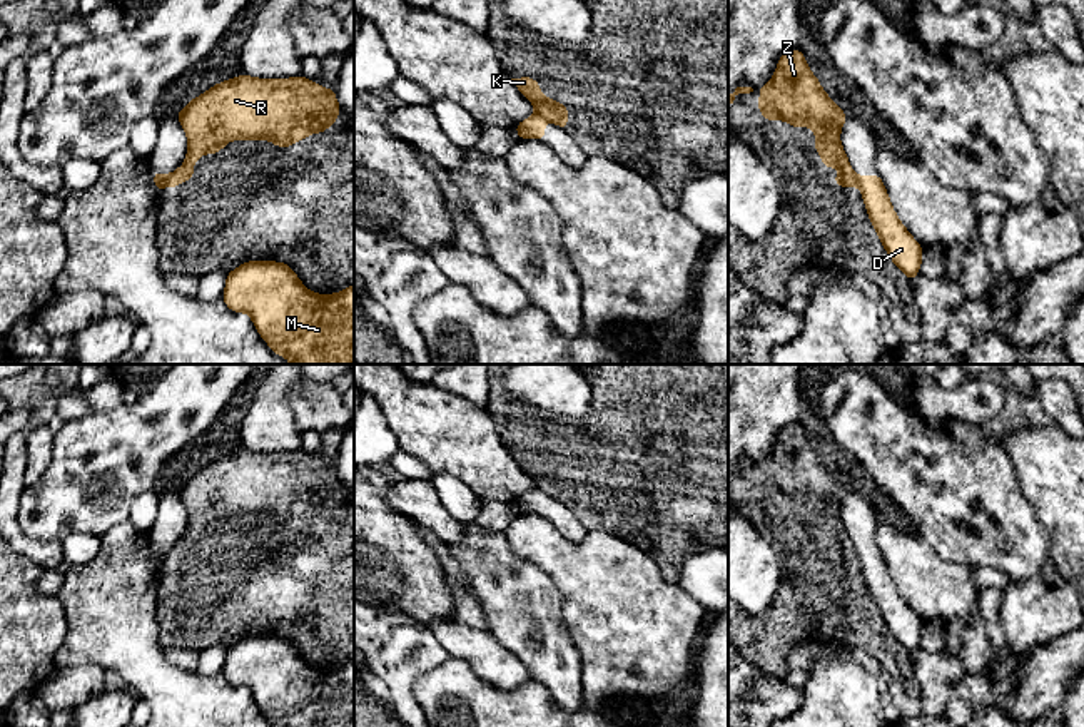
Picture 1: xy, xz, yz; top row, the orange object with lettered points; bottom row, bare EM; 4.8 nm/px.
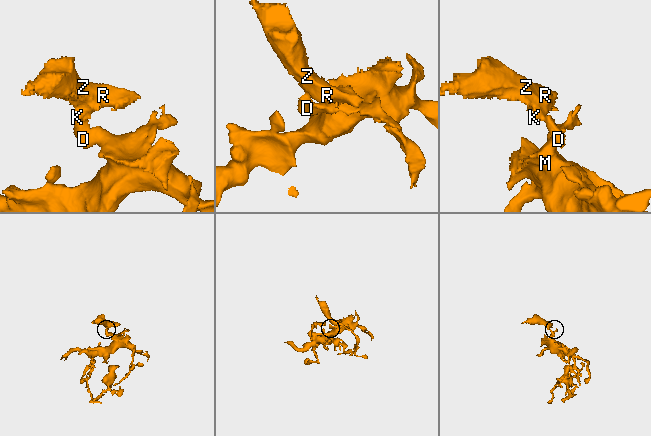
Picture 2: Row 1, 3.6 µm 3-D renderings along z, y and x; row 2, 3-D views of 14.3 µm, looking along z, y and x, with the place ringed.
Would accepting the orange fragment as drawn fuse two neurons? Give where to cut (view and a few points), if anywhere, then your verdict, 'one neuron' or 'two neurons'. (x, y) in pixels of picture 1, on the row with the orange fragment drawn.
cut in xy along (169, 176), (164, 186); two neurons

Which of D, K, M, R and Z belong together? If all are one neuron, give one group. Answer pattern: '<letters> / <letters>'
D M / K R Z

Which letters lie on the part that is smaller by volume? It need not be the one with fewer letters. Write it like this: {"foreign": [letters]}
{"foreign": ["K", "R", "Z"]}

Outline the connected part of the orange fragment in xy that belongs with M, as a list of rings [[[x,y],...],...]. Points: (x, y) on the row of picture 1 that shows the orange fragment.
[[[247,261],[225,276],[222,301],[230,311],[249,314],[261,338],[291,364],[354,364],[354,284],[336,294],[317,294],[286,262]]]

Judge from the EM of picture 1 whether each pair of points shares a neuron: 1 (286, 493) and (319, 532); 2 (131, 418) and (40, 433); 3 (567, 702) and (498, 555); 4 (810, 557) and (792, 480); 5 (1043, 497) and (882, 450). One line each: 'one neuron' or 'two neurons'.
1: one neuron
2: two neurons
3: one neuron
4: one neuron
5: two neurons

